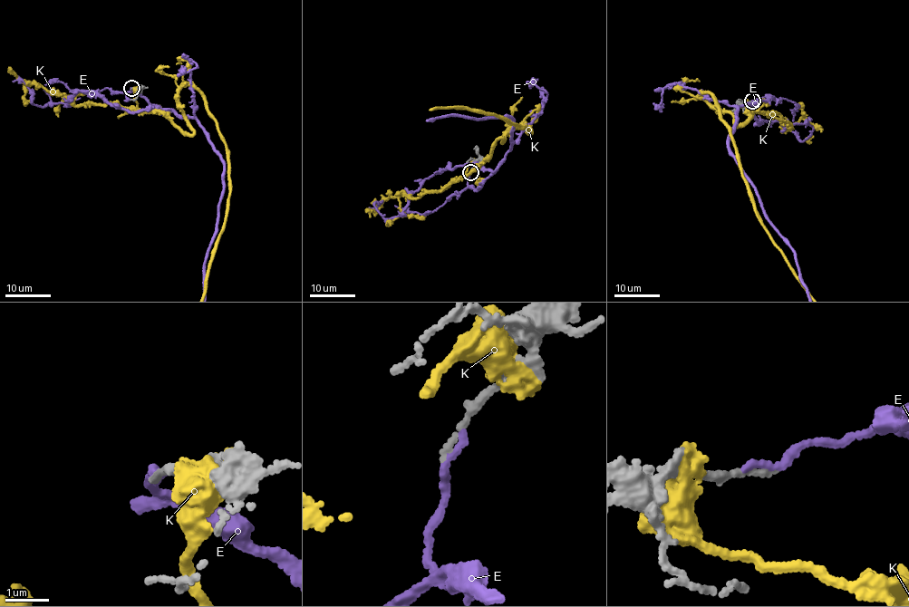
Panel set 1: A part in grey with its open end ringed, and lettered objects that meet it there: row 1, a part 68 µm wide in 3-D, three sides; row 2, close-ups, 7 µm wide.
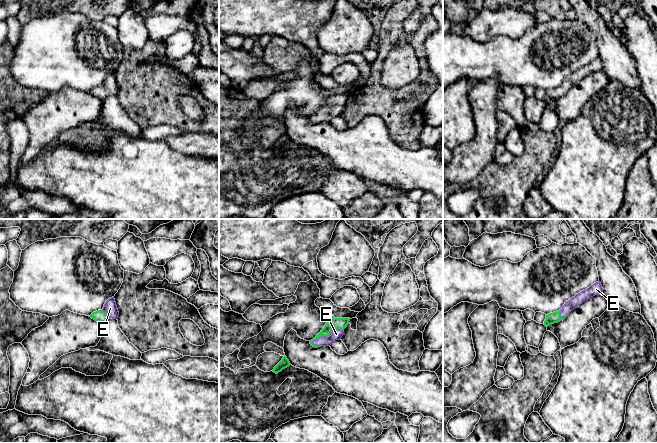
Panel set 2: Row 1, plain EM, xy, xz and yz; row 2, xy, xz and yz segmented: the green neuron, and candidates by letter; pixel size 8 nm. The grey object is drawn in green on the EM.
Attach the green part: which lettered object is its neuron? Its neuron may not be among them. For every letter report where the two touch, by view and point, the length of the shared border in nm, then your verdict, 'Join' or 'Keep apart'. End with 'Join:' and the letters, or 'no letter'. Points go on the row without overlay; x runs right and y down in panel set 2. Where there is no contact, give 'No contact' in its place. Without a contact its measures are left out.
E: Touches green at xz (327, 112). Shared border 280 nm. Join
K: No contact. Keep apart
Join: E

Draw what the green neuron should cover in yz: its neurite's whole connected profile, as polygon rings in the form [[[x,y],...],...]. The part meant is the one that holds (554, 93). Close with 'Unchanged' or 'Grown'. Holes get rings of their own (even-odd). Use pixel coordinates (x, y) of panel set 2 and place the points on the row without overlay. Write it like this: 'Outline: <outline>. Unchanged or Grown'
Outline: [[[598,57],[593,61],[591,61],[589,64],[581,67],[571,75],[566,77],[561,86],[546,91],[544,101],[548,103],[551,100],[558,99],[564,96],[574,84],[576,84],[589,74],[595,71],[602,71],[602,70],[603,70],[603,64],[601,59]]]. Grown

